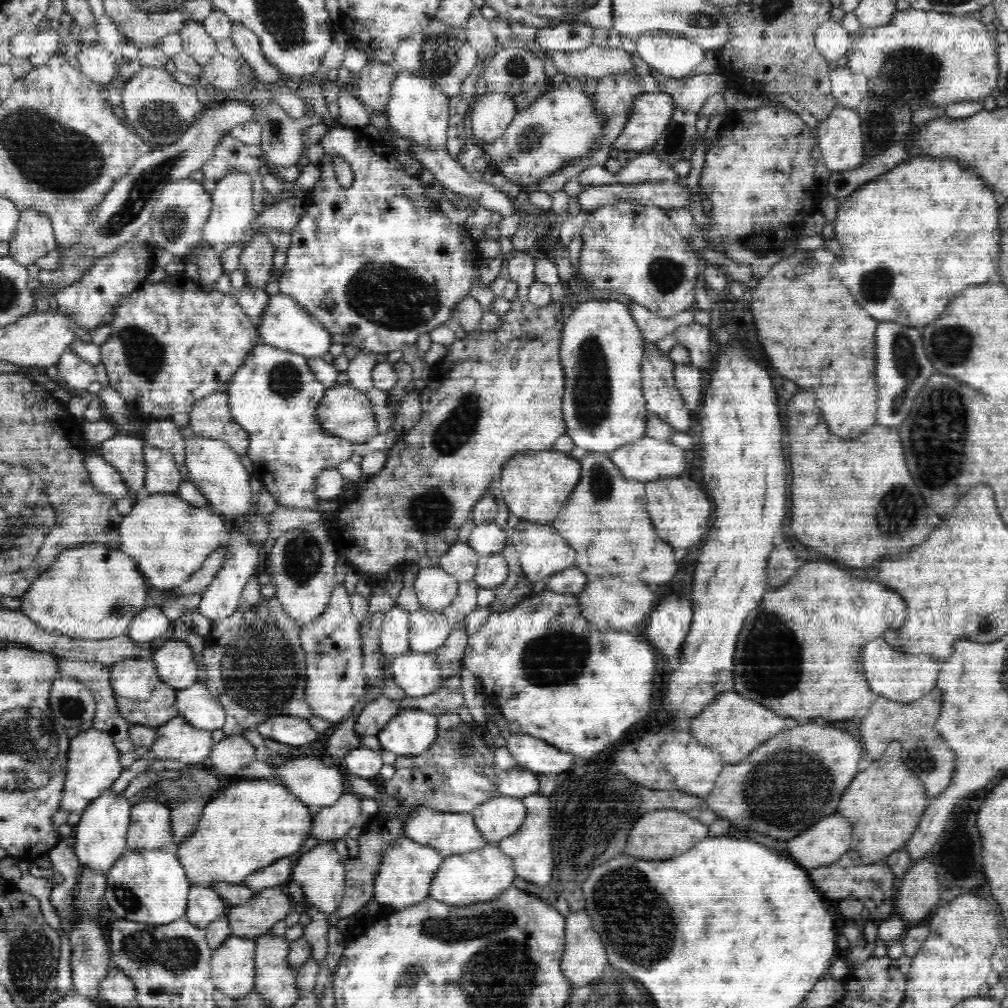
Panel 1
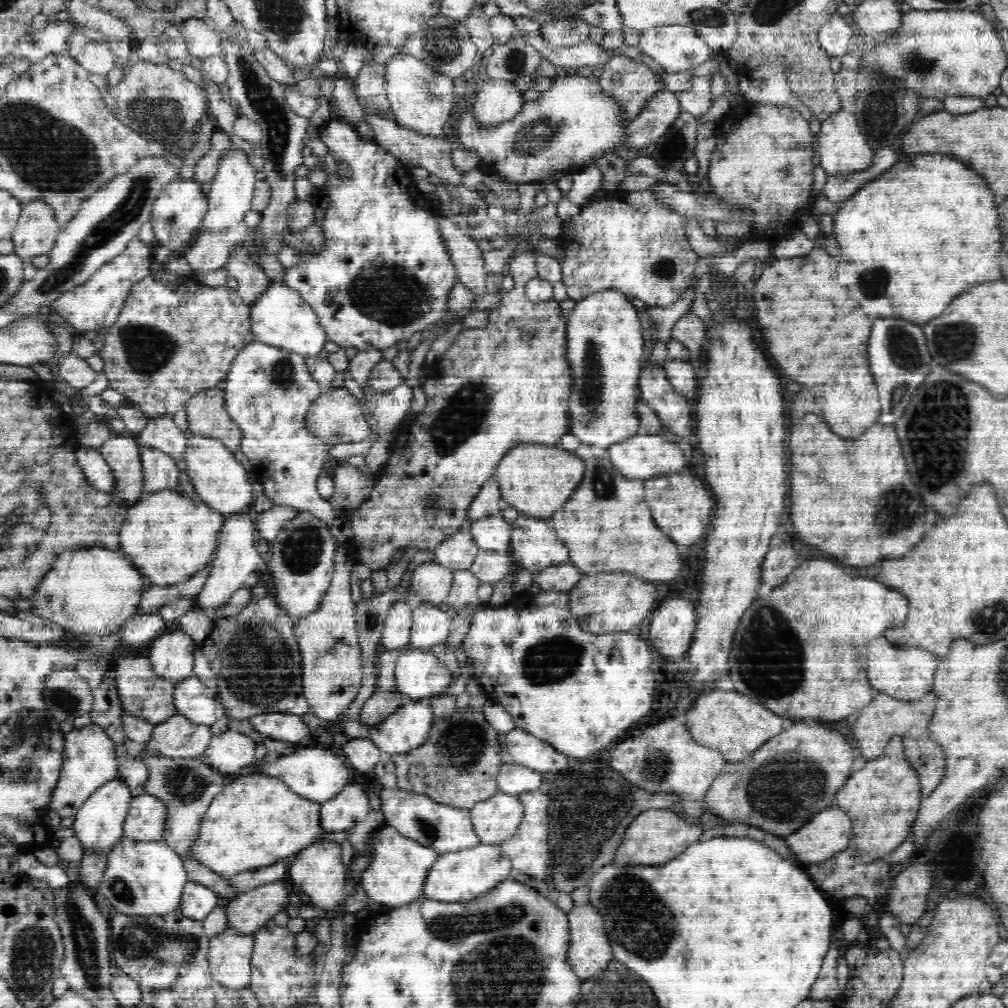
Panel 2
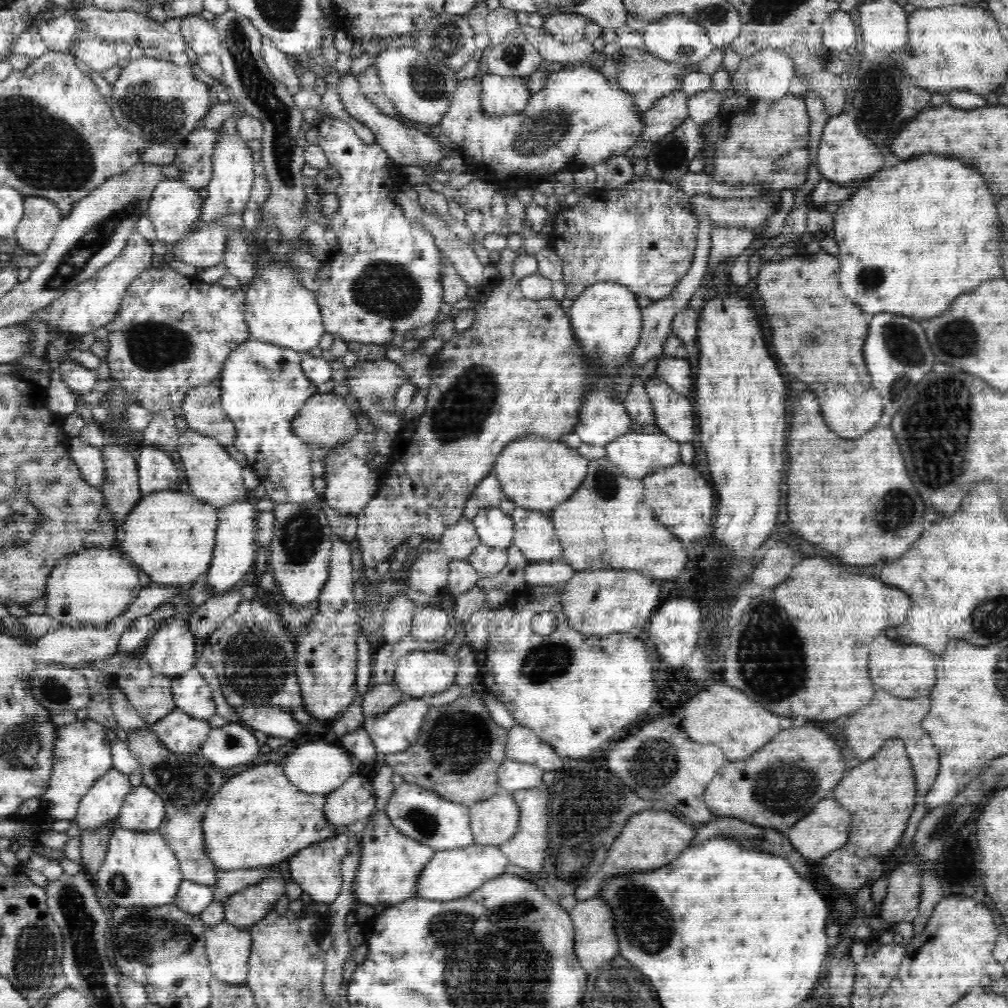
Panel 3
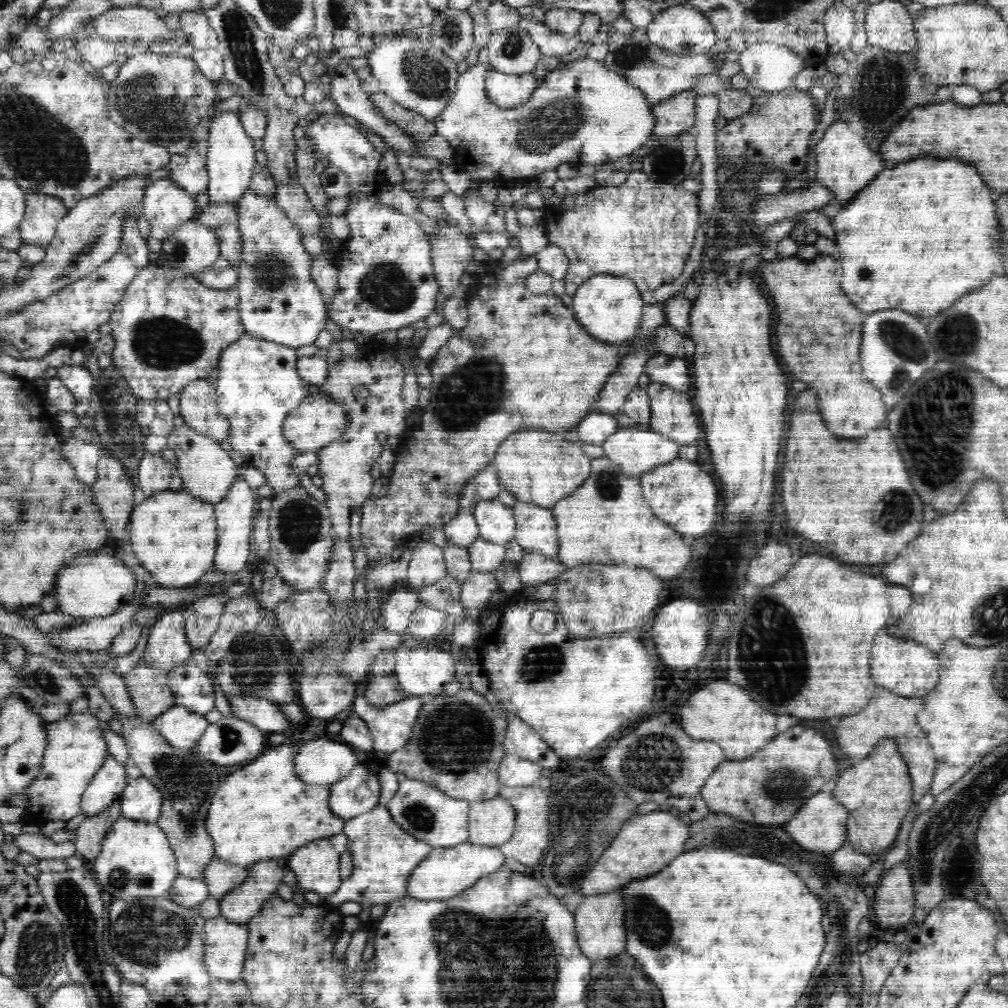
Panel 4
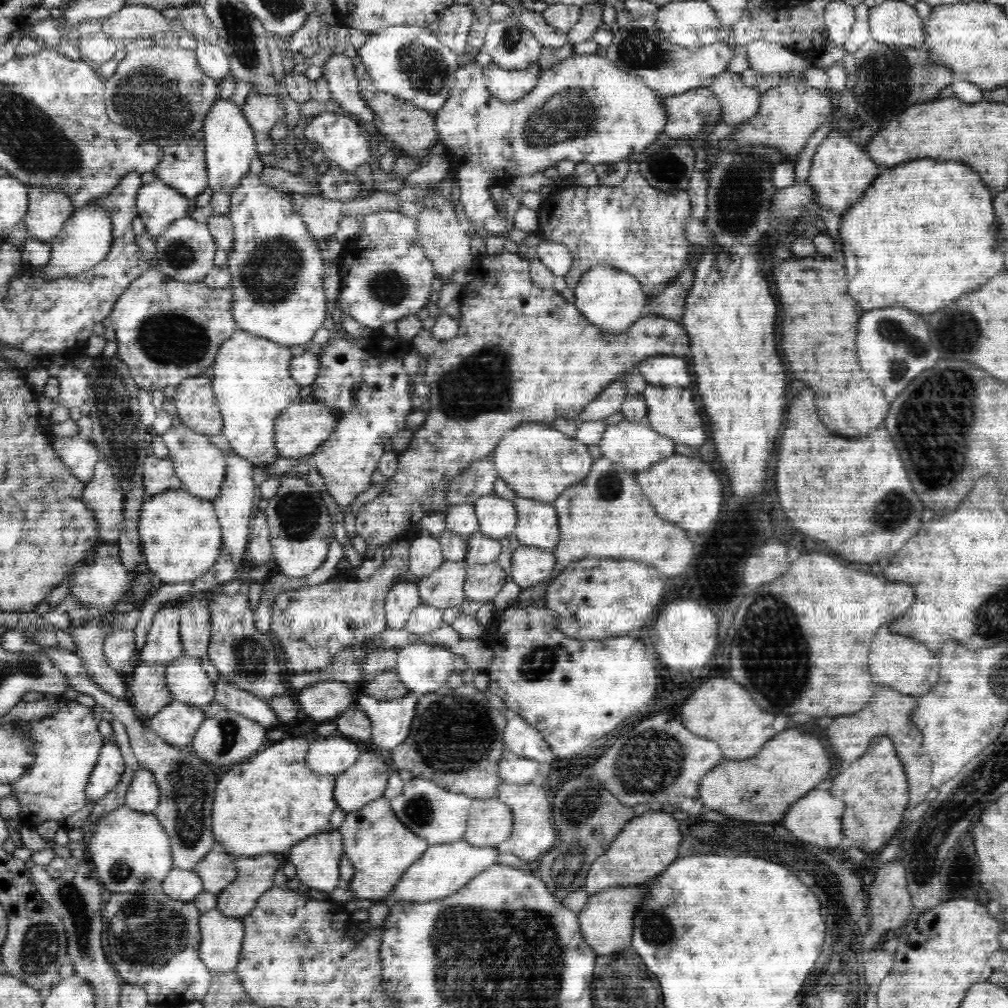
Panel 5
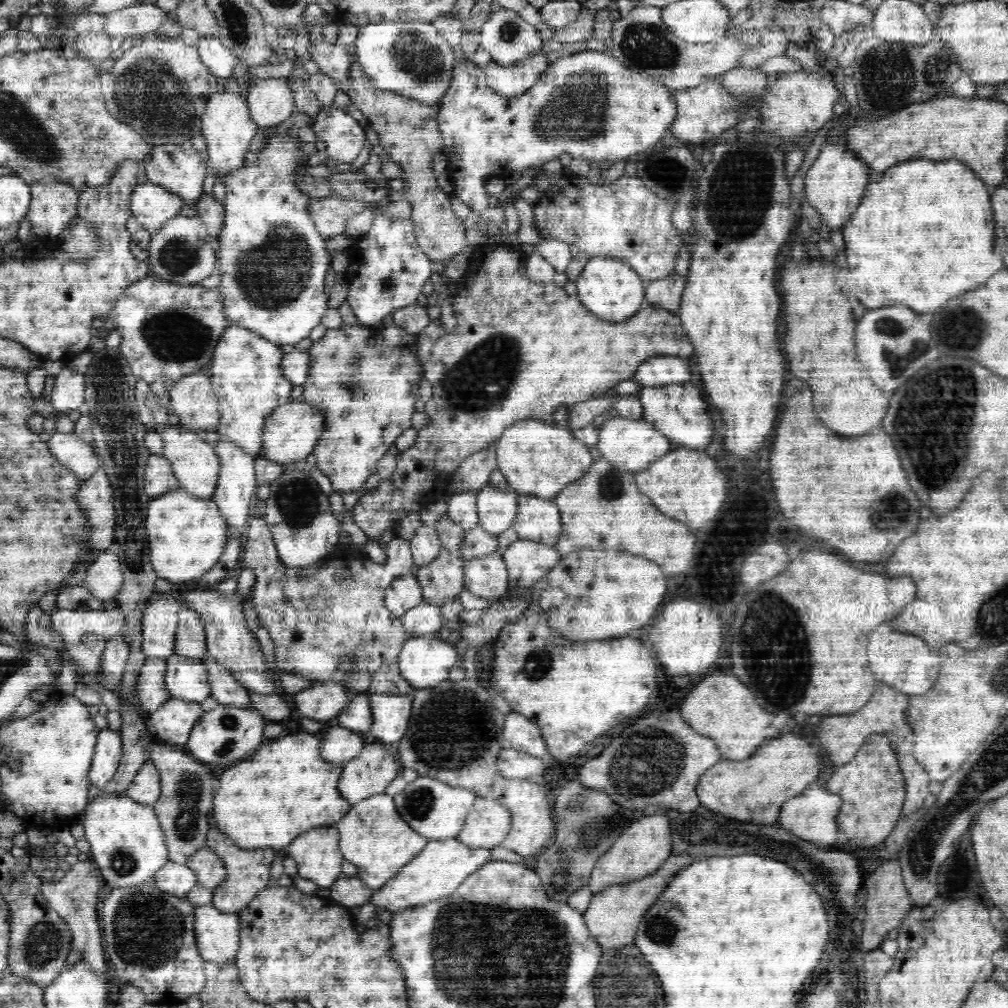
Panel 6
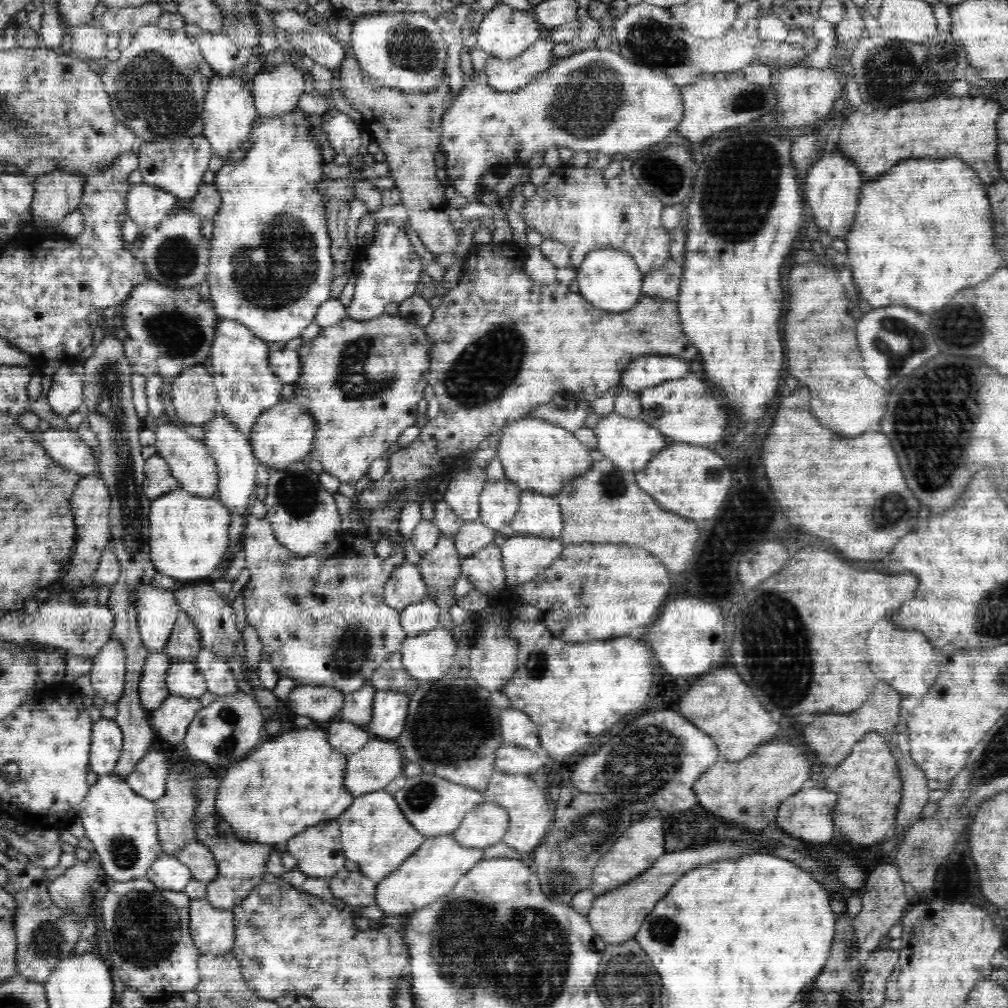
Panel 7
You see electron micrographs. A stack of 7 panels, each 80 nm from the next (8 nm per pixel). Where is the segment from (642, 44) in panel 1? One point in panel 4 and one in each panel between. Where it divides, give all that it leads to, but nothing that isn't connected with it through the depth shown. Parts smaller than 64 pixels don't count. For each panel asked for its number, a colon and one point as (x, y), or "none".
2: (677, 48)
3: (675, 37)
4: (682, 28)

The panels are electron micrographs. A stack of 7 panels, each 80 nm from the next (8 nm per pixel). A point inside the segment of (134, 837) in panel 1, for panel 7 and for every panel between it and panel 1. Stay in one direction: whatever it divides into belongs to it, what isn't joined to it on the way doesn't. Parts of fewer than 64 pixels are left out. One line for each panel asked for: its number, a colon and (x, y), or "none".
2: (145, 820)
3: (143, 808)
4: (141, 799)
5: (143, 795)
6: (146, 786)
7: (149, 778)

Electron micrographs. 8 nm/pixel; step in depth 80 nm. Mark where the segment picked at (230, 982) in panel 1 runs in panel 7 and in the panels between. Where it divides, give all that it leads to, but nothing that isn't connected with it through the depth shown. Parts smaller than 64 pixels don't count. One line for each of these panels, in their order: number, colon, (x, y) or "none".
2: (230, 953)
3: (228, 948)
4: (224, 954)
5: (222, 936)
6: (217, 934)
7: (213, 930)

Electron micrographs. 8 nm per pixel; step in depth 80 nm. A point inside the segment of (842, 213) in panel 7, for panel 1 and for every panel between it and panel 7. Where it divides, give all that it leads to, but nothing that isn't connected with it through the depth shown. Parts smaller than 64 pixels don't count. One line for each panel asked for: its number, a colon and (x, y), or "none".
1: (840, 138)
2: (840, 144)
3: (844, 156)
4: (845, 164)
5: (840, 172)
6: (835, 183)

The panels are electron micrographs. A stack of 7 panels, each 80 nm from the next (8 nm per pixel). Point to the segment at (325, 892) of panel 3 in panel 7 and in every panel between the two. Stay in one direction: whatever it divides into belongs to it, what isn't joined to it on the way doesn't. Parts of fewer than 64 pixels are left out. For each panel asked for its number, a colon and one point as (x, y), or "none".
4: (316, 865)
5: (317, 858)
6: (317, 853)
7: (317, 850)

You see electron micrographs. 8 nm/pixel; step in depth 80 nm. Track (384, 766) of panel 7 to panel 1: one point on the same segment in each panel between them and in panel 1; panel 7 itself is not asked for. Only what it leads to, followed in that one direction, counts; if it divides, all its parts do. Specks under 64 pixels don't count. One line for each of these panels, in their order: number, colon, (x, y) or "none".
1: (331, 822)
2: (350, 806)
3: (354, 800)
4: (357, 792)
5: (365, 780)
6: (370, 772)

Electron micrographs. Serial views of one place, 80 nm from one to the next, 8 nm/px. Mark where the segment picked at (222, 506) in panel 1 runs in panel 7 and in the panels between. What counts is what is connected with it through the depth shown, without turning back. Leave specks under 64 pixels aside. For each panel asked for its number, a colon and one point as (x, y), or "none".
2: (220, 481)
3: (213, 476)
4: (207, 472)
5: (200, 466)
6: (194, 463)
7: (190, 463)

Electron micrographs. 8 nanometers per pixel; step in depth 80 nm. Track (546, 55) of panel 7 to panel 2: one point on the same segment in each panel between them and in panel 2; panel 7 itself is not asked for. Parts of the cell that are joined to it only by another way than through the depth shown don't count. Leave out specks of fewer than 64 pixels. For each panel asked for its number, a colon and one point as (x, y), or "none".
2: (495, 100)
3: (500, 95)
4: (509, 90)
5: (505, 84)
6: (506, 79)

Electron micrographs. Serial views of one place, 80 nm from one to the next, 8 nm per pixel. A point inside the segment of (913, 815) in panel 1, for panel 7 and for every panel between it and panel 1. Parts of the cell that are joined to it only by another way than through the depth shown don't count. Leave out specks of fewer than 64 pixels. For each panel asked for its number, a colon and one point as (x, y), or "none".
2: (883, 799)
3: (881, 794)
4: (878, 792)
5: (876, 797)
6: (872, 788)
7: (868, 784)

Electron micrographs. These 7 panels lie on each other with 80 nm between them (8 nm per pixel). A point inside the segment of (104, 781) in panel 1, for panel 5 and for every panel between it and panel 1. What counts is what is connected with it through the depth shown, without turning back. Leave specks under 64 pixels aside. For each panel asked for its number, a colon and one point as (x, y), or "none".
2: (89, 757)
3: (82, 753)
4: (75, 746)
5: (65, 747)

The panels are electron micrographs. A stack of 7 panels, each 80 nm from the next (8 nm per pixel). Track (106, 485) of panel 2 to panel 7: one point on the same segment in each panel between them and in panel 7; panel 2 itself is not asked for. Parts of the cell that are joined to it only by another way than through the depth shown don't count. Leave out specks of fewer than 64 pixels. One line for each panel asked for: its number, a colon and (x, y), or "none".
3: (89, 459)
4: (84, 456)
5: (82, 457)
6: (73, 453)
7: (64, 446)

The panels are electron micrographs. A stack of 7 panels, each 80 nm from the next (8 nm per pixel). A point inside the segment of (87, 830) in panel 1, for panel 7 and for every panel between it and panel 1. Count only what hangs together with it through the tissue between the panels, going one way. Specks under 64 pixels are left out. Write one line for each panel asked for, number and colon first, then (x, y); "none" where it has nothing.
2: (99, 822)
3: (101, 804)
4: (108, 783)
5: (106, 773)
6: (106, 758)
7: (107, 737)

